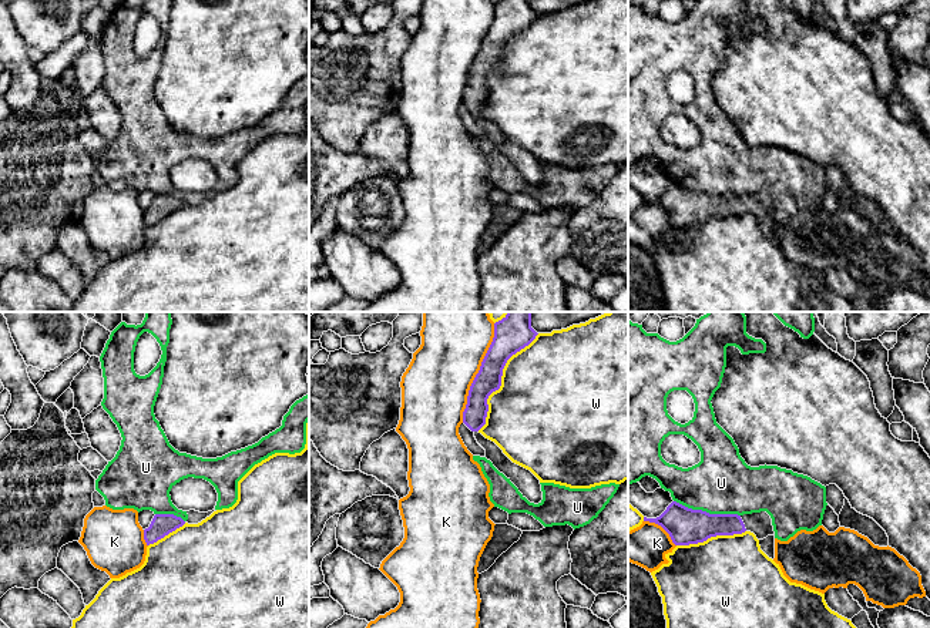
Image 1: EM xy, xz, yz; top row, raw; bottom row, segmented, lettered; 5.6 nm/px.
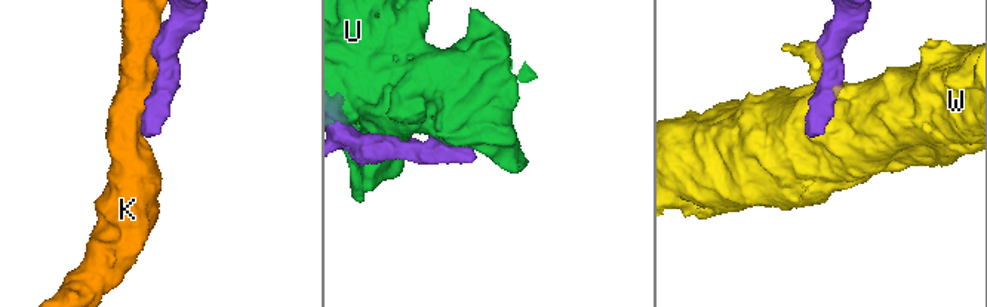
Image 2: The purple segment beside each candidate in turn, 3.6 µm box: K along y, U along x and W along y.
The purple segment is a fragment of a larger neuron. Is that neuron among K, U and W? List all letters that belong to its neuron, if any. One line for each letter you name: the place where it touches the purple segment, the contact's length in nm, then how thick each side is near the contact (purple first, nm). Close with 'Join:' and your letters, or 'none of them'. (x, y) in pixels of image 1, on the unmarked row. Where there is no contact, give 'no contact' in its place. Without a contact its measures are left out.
Join: none of them

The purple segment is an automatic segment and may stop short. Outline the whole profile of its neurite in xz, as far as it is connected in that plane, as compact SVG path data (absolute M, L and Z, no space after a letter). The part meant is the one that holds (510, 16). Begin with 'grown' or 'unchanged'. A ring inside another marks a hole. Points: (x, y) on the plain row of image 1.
grown; M501 0L494 4L493 23L470 67L463 93L463 104L486 131L486 140L518 169L523 178L534 185L543 181L540 161L530 151L513 144L494 122L486 120L479 111L486 105L487 80L500 70L507 41L528 27L537 16L531 9L531 0Z

